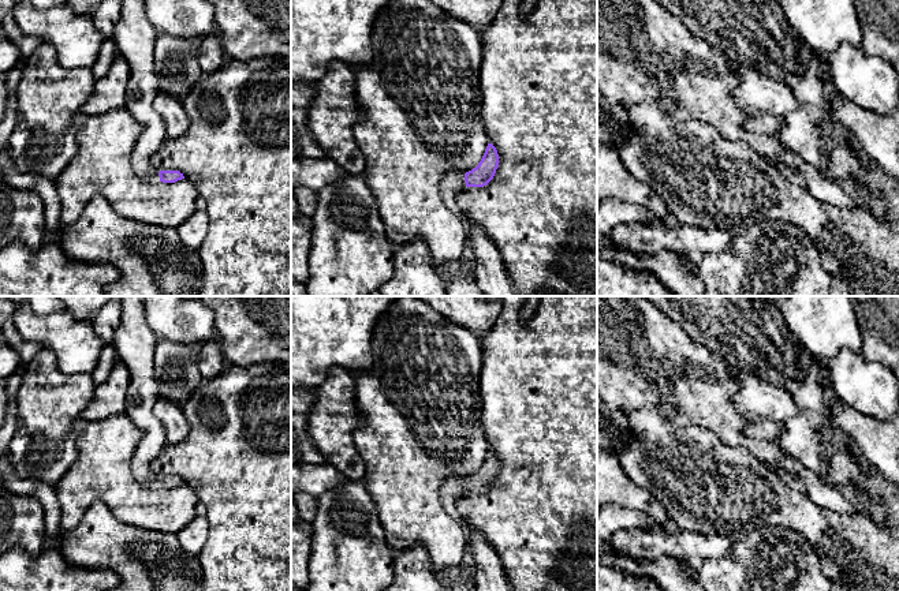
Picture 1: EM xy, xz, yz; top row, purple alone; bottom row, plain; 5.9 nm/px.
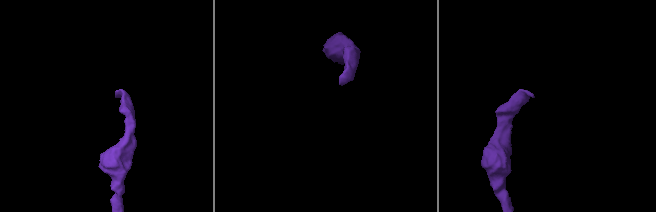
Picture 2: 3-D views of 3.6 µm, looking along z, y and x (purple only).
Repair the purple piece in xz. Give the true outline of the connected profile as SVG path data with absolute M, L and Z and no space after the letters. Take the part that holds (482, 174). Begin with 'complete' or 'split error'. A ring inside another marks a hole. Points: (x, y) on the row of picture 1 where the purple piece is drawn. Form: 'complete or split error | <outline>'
split error | M488 143L485 153L475 168L469 172L447 172L440 182L443 203L458 216L462 210L458 205L458 195L465 187L484 187L495 176L499 167L499 154L492 143Z

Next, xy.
split error | M122 0L122 12L113 30L119 53L130 67L124 108L142 126L142 132L131 153L133 171L149 183L175 183L184 179L179 171L158 171L150 162L152 156L167 139L165 124L154 111L153 101L160 91L153 71L153 52L157 40L143 0Z

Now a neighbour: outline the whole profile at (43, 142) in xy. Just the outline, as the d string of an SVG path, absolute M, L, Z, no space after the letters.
M42 41L27 56L16 89L16 124L8 141L11 158L19 172L44 176L55 182L78 154L72 116L90 97L96 78L90 68L64 68L55 48Z

